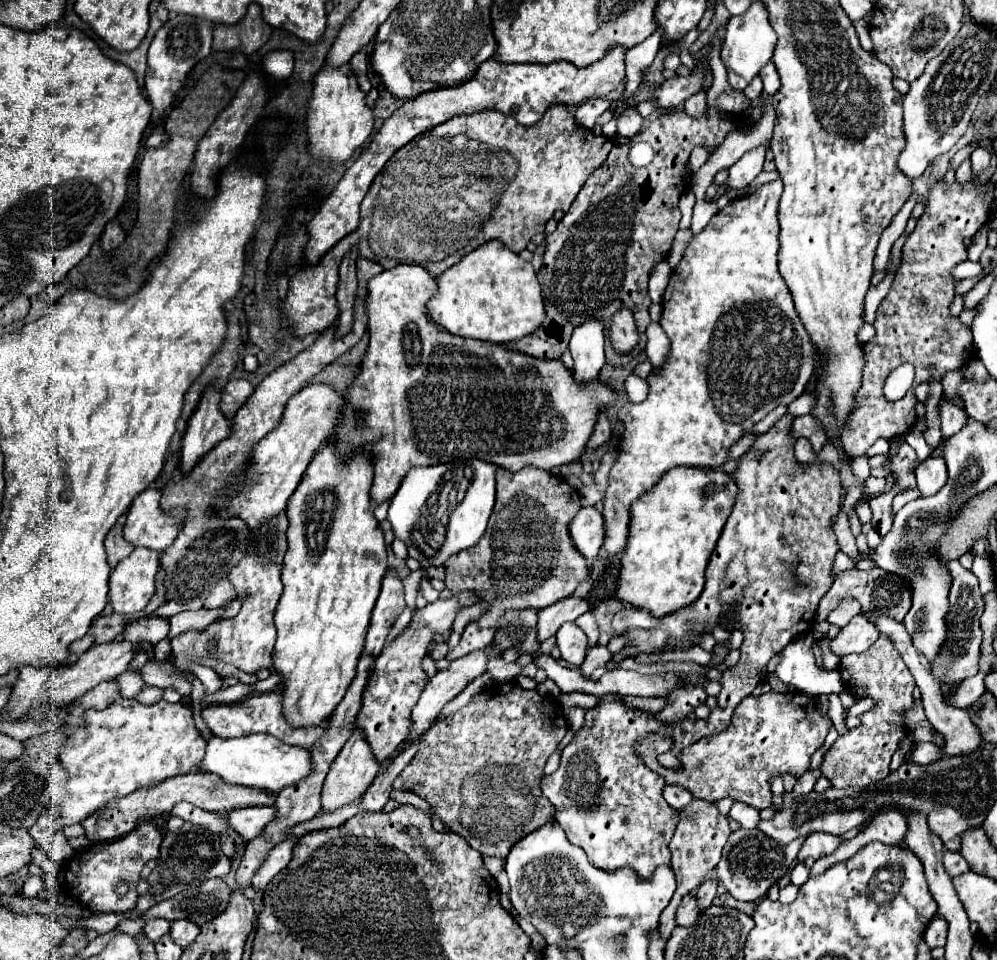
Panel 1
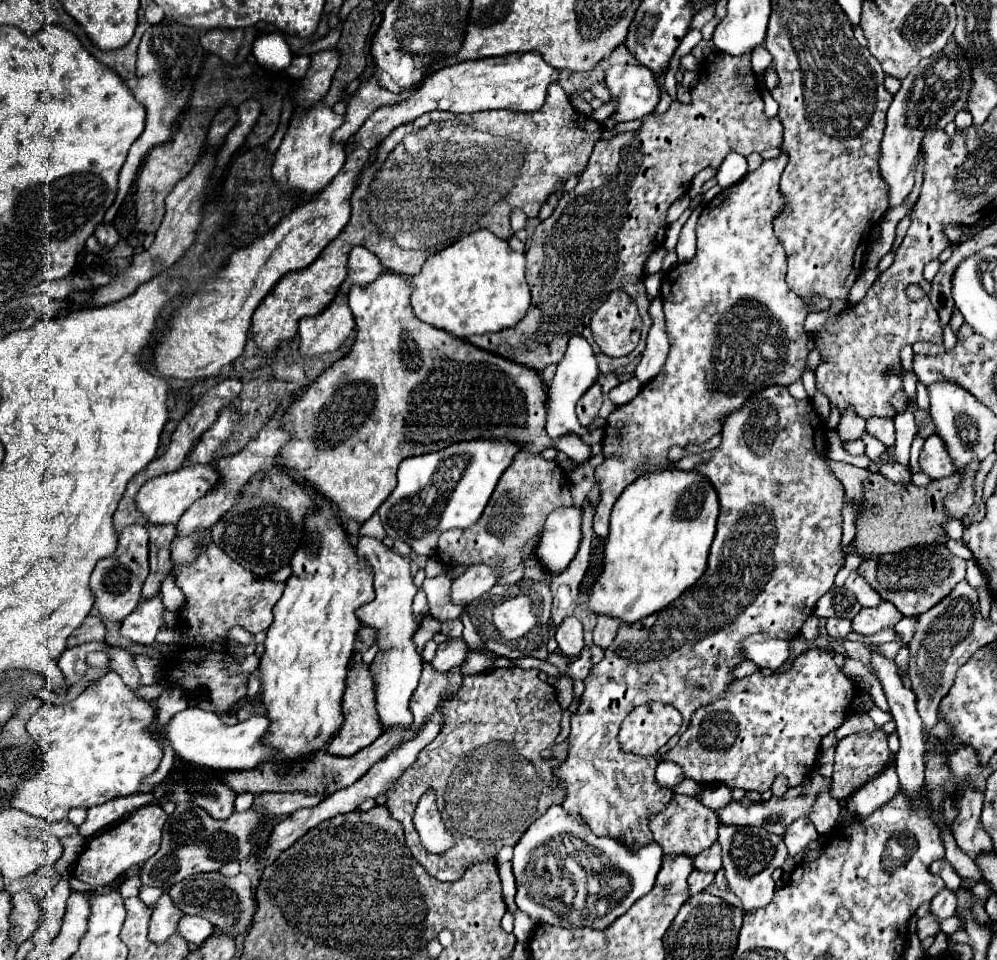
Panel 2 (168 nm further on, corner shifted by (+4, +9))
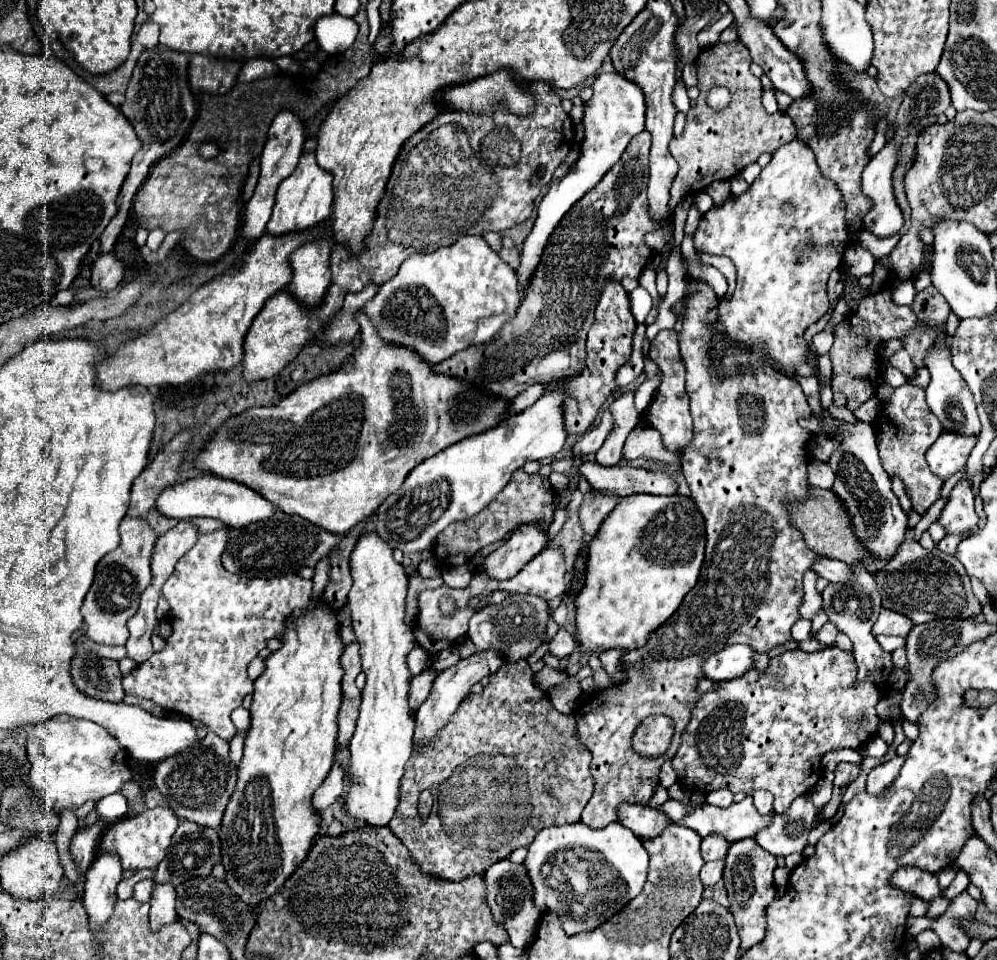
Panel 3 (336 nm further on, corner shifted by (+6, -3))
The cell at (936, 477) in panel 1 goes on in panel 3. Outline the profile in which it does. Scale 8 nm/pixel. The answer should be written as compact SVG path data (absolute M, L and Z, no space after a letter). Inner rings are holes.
M943 431L927 451L931 471L937 473L941 479L947 479L967 463L967 457L975 443L977 437L963 437L951 431Z

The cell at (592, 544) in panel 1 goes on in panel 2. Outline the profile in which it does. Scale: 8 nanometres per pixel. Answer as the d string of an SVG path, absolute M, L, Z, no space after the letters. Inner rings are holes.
M573 505L555 509L547 517L543 537L537 545L537 557L549 571L561 573L573 561L583 539L581 523L583 509Z

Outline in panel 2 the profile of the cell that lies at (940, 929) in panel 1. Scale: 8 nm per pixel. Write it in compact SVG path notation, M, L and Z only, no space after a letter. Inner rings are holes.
M947 887L943 891L939 891L933 901L931 901L931 907L929 907L929 913L941 923L949 917L955 915L955 907L957 907L957 899L955 899L955 893L949 891Z

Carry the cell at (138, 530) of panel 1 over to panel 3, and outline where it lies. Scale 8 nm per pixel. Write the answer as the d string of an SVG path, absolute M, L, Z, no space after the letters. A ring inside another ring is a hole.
M213 475L193 477L193 479L187 479L183 483L175 483L167 489L163 489L161 495L157 497L155 507L165 517L175 517L175 519L213 517L213 519L219 519L227 527L233 527L233 529L247 527L255 521L267 521L267 517L275 515L275 507L265 497L261 497L259 493L249 489L247 485L231 481L231 479L219 479Z

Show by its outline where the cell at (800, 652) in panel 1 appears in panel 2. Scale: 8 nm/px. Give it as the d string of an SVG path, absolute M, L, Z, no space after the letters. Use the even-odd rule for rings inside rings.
M751 635L743 641L747 659L755 661L759 667L769 667L777 671L789 659L789 641L769 639L763 635Z

